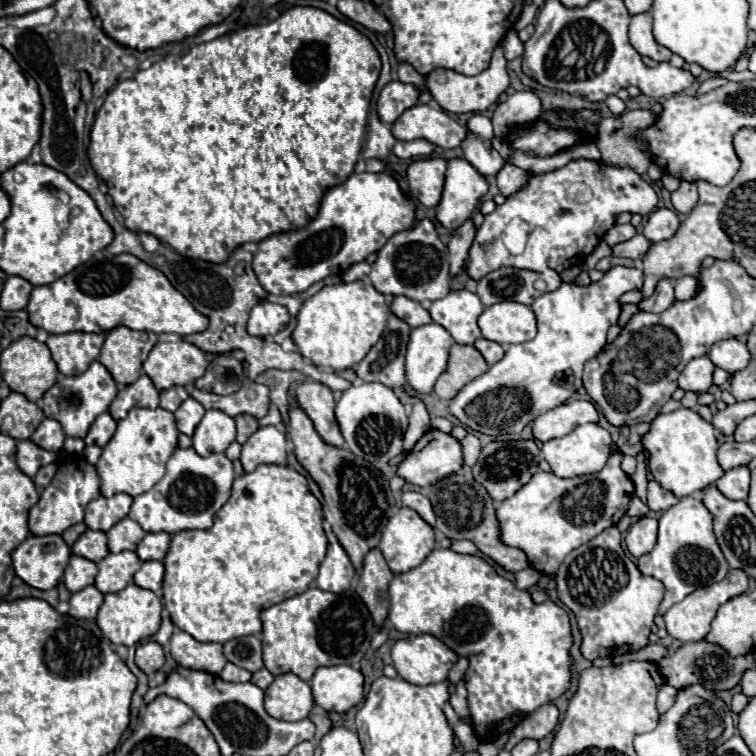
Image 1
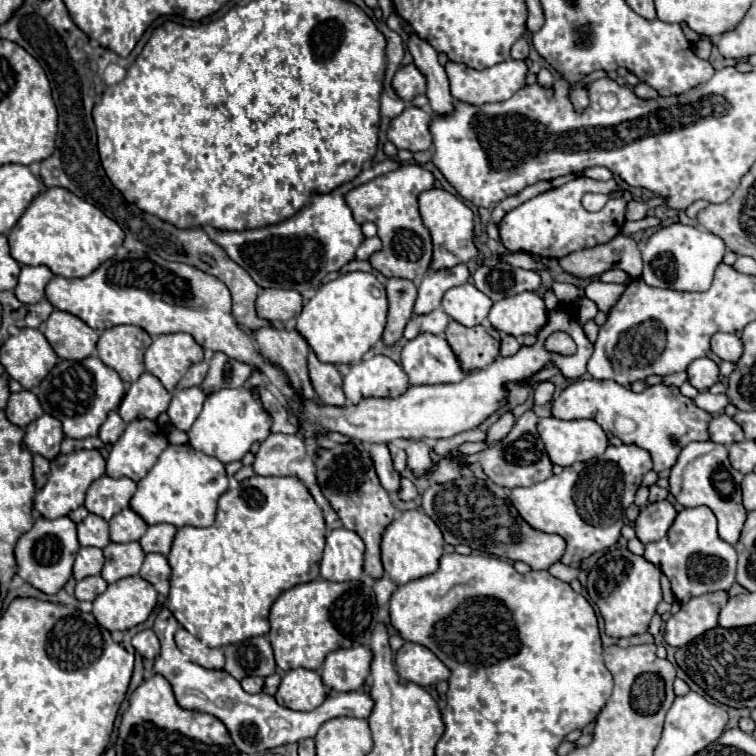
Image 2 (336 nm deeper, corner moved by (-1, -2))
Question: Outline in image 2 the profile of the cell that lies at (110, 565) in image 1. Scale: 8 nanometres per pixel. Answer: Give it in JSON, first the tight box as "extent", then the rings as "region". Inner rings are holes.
{"extent":[101,543,145,583],"region":[[[109,543],[105,549],[105,567],[101,571],[101,577],[107,583],[115,583],[123,577],[137,575],[145,553],[139,543]]]}

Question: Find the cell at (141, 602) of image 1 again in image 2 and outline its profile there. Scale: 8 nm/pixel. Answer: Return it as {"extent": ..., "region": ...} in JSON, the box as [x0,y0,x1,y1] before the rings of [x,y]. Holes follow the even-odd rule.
{"extent":[93,575,157,631],"region":[[[133,575],[133,577],[119,579],[117,583],[111,583],[107,587],[107,591],[101,593],[93,601],[93,615],[95,615],[97,623],[103,625],[109,631],[127,631],[127,629],[143,623],[151,615],[155,605],[157,605],[157,591],[155,591],[155,587],[149,581],[141,579],[139,575]]]}

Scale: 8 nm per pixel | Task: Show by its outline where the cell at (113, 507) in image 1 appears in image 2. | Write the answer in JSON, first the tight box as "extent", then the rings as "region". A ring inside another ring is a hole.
{"extent":[85,475,137,521],"region":[[[103,475],[101,479],[95,479],[87,491],[85,507],[89,513],[95,513],[109,521],[117,511],[125,509],[135,493],[137,485],[129,477],[109,477]]]}

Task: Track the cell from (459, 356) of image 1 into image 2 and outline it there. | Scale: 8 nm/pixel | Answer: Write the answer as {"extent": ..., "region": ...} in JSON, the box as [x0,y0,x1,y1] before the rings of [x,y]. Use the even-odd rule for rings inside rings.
{"extent":[445,321,501,369],"region":[[[451,321],[445,331],[445,339],[457,353],[463,369],[485,369],[499,357],[501,339],[493,331],[489,333],[483,325],[465,327]]]}

